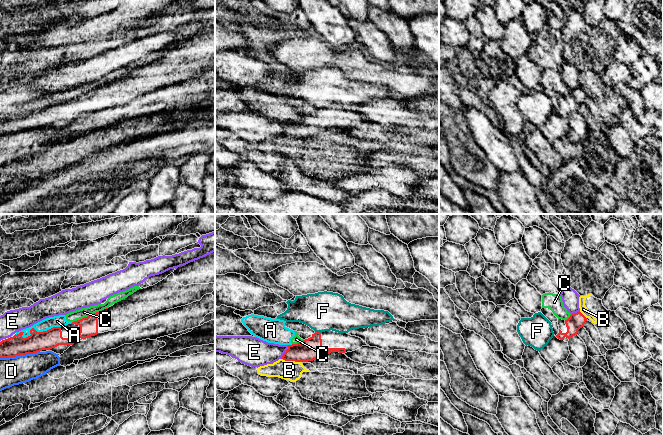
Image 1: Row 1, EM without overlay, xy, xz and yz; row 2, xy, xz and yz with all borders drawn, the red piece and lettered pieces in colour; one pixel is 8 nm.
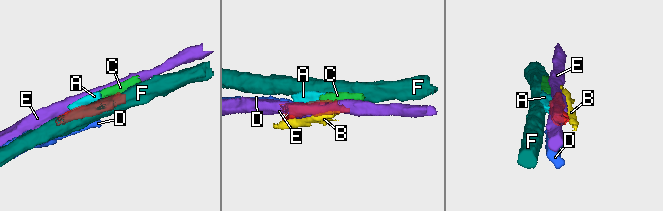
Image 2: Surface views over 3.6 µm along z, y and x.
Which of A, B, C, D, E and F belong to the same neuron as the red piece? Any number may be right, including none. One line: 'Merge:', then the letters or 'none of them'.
Merge: none of them

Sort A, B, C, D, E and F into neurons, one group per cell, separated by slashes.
A C / B / D / E / F

